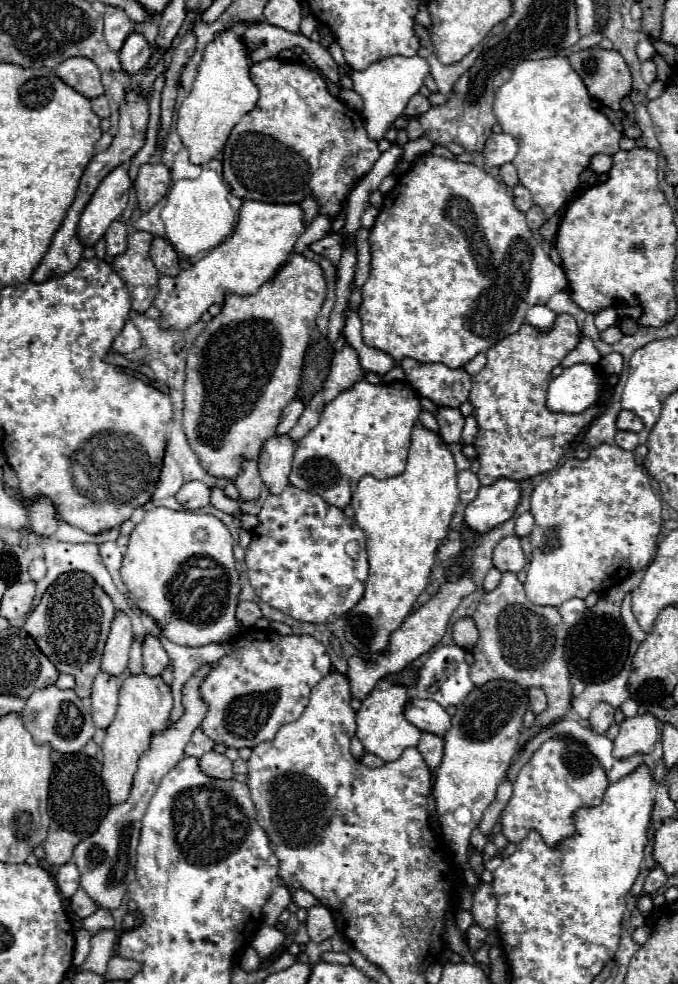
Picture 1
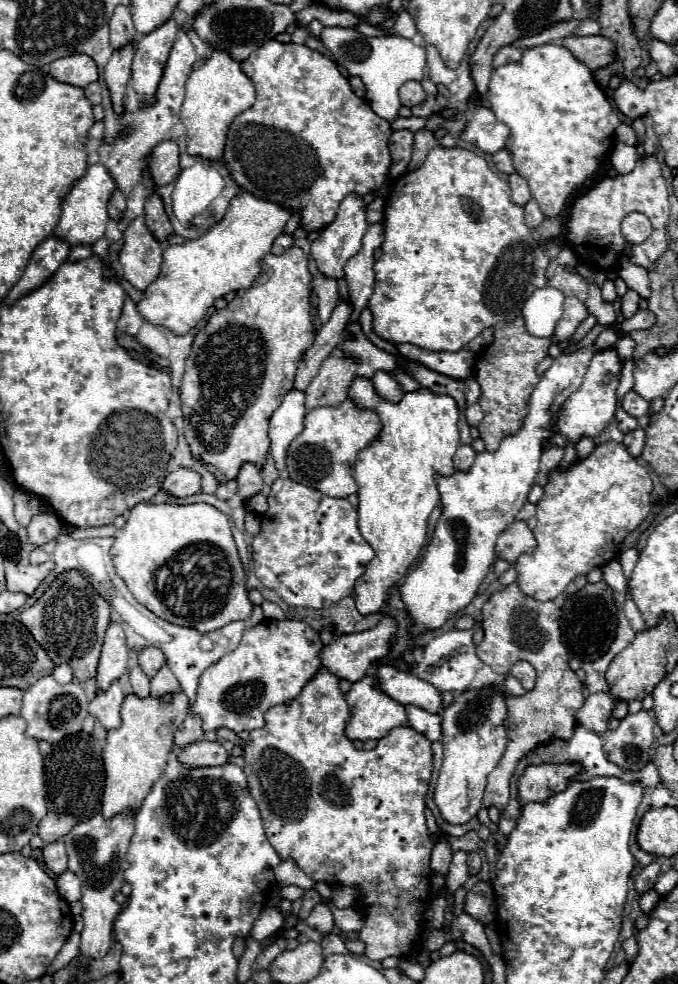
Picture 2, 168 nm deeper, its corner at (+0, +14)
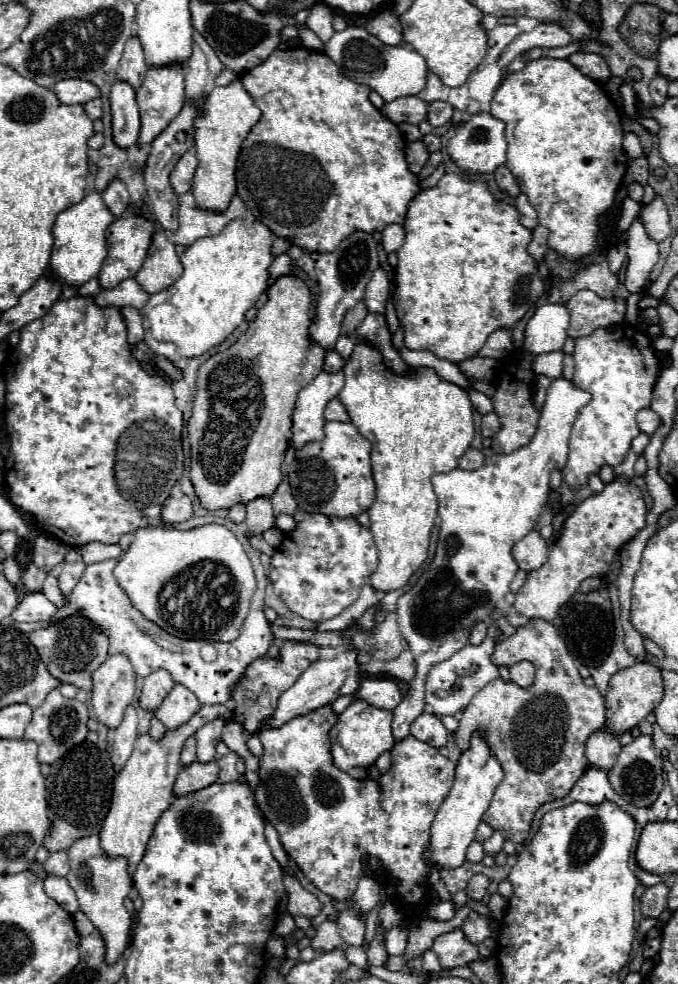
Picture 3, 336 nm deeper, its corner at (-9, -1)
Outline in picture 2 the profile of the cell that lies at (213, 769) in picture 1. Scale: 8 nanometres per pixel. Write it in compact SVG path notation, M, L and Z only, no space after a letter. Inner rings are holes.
M196 741L178 751L178 761L186 767L214 767L228 763L228 753L220 741Z

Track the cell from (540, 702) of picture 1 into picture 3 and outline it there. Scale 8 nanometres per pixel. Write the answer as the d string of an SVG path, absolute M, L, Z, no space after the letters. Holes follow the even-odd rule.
M517 662L509 668L511 682L515 682L521 688L531 688L535 680L535 668L531 662Z

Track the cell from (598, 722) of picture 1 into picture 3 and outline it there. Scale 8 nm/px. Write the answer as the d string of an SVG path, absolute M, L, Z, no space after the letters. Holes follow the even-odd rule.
M607 728L593 732L585 744L585 756L589 766L597 766L605 770L613 768L619 752L621 752L621 744L617 736L611 734Z

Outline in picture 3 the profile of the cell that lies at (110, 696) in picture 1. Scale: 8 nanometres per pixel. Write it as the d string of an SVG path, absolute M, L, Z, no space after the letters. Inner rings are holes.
M129 706L125 710L123 722L117 728L109 730L107 734L107 750L109 750L111 762L115 764L115 770L121 770L127 758L131 756L135 738L137 738L137 712L133 706Z

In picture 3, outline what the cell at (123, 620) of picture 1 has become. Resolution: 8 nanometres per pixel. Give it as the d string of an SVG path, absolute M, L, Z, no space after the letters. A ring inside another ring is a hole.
M113 654L93 672L91 706L109 728L117 728L135 696L135 672L127 656Z

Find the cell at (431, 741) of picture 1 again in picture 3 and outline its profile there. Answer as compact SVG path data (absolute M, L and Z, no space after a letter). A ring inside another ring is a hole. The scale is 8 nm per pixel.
M423 712L413 724L411 724L411 734L421 740L421 742L427 742L435 748L443 748L447 746L447 738L449 738L449 732L447 728L443 726L443 722L435 716L435 714L427 714Z

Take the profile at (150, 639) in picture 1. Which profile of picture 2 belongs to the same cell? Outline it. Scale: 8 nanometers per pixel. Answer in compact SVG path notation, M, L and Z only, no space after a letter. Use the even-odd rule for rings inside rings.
M148 647L148 649L142 649L138 653L138 665L142 667L142 671L146 673L146 677L154 677L158 673L158 669L166 663L166 657L164 653L160 653L160 649L156 647Z

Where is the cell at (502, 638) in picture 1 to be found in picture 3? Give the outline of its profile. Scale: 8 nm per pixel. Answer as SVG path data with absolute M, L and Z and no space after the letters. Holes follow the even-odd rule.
M533 618L499 642L493 652L493 664L517 664L523 660L535 666L535 684L523 690L503 680L489 682L471 700L473 704L467 706L455 732L455 742L461 750L469 748L473 730L485 732L485 740L501 762L505 778L497 786L483 820L493 830L501 830L505 840L515 844L527 838L533 812L541 804L563 798L573 788L587 768L585 740L605 724L603 696L597 688L585 686L563 638L551 622Z

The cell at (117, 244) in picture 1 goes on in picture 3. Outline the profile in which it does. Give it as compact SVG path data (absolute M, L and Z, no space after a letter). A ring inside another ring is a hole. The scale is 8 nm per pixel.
M113 180L107 186L107 190L103 192L103 200L115 218L123 218L129 212L129 208L133 206L127 186L121 180Z

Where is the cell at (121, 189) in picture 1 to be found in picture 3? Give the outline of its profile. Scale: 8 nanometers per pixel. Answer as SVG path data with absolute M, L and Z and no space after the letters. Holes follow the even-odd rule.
M93 190L89 192L79 204L69 206L67 210L63 210L53 226L53 254L51 254L51 272L63 282L63 284L75 284L81 286L87 280L91 280L93 276L99 274L99 268L107 256L107 240L105 240L105 232L109 228L109 224L113 224L113 214L109 212L109 208L105 206L101 192Z

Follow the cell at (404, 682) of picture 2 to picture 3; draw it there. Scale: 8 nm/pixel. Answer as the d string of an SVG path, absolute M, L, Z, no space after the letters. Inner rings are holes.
M365 678L355 696L363 698L375 708L385 710L395 710L397 704L403 700L399 686L391 678Z

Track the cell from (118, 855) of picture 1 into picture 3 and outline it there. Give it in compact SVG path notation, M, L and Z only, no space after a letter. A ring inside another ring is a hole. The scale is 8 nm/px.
M99 836L79 838L77 842L73 842L69 858L71 858L71 870L65 878L69 880L71 888L77 892L81 910L95 924L101 938L105 940L105 950L107 950L105 962L115 964L117 958L127 948L129 934L131 934L131 914L123 906L123 900L131 892L131 874L127 870L129 862L123 856L109 858L99 844ZM89 870L91 870L91 874L89 874Z

